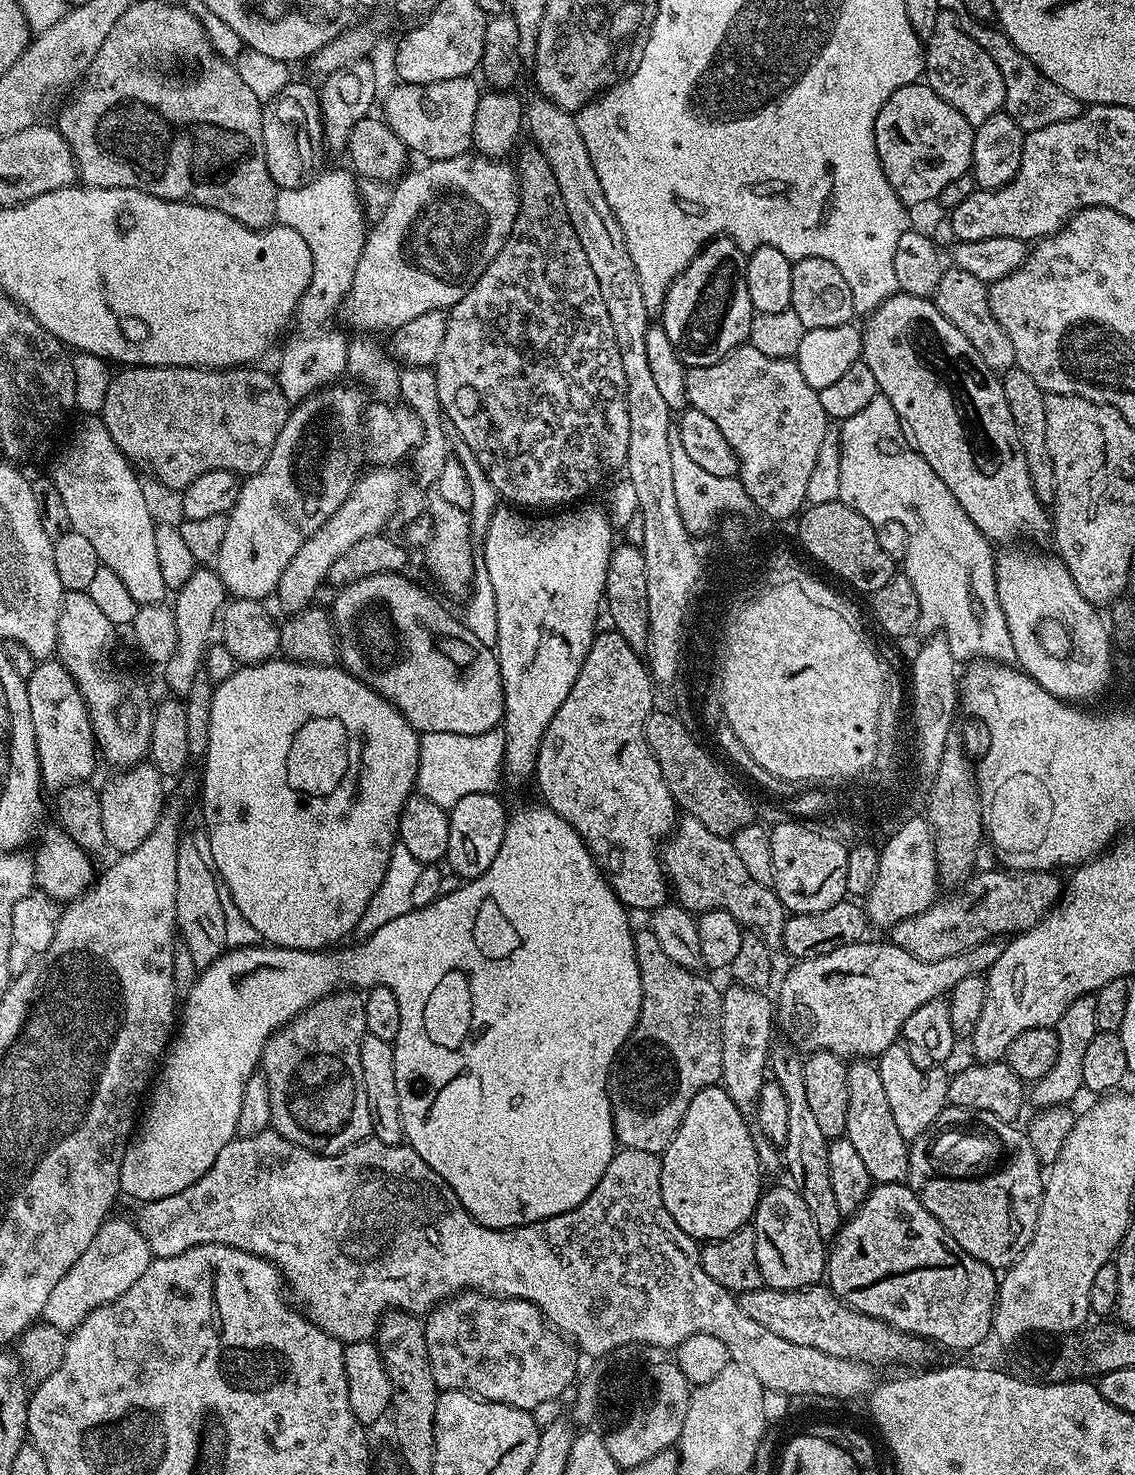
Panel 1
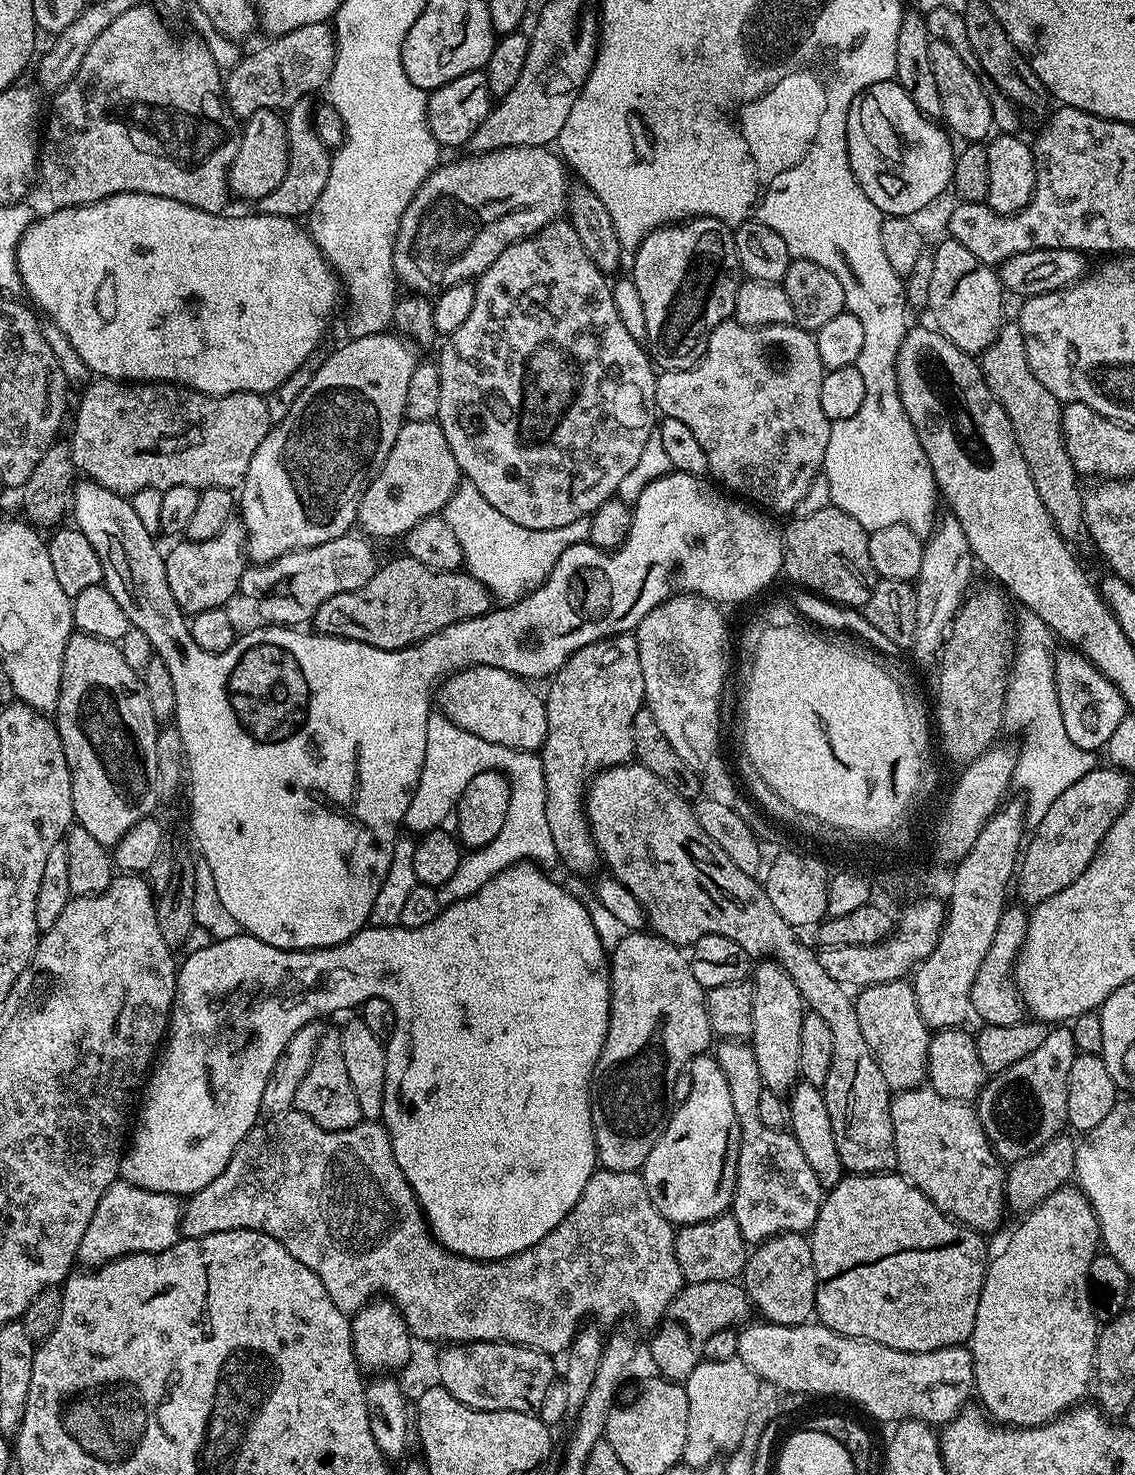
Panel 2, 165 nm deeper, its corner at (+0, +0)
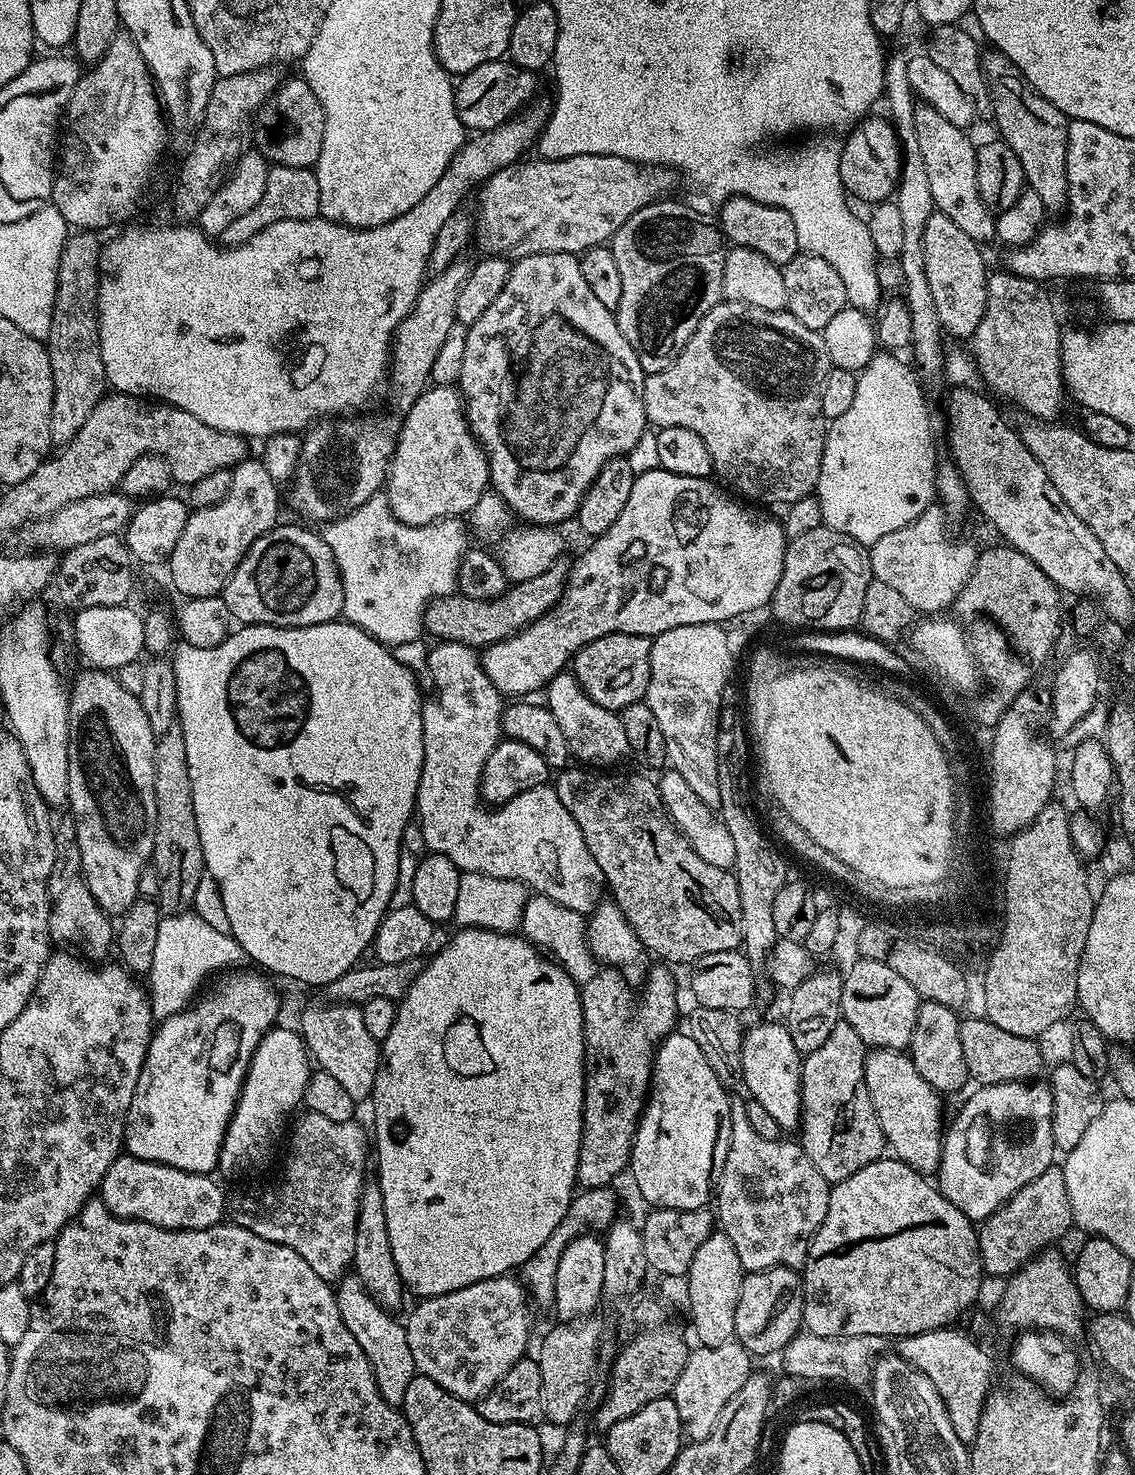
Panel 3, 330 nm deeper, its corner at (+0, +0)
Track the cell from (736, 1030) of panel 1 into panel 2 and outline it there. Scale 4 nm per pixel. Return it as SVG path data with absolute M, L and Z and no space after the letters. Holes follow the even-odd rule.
M724 1040L721 1048L715 1049L714 1055L722 1066L722 1074L726 1074L726 1086L730 1086L730 1099L734 1101L734 1114L740 1127L740 1145L738 1146L738 1162L736 1163L736 1185L732 1195L730 1215L738 1222L738 1230L749 1245L763 1244L771 1236L780 1236L783 1232L807 1233L818 1218L818 1210L826 1192L820 1187L818 1174L810 1170L810 1162L806 1162L806 1154L802 1154L802 1146L792 1137L791 1131L768 1128L758 1114L758 1098L766 1091L758 1062L754 1058L751 1043L739 1040Z

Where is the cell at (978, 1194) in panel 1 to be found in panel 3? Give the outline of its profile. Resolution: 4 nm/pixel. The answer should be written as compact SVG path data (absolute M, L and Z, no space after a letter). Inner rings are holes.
M878 1048L865 1055L864 1081L891 1155L916 1172L935 1173L940 1167L940 1146L946 1128L945 1121L940 1121L941 1093L918 1074L907 1051L894 1048Z

